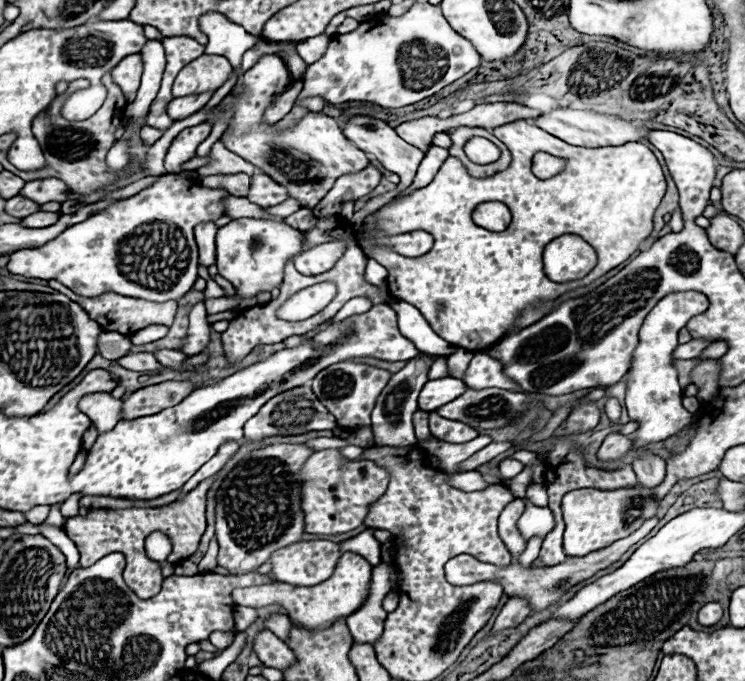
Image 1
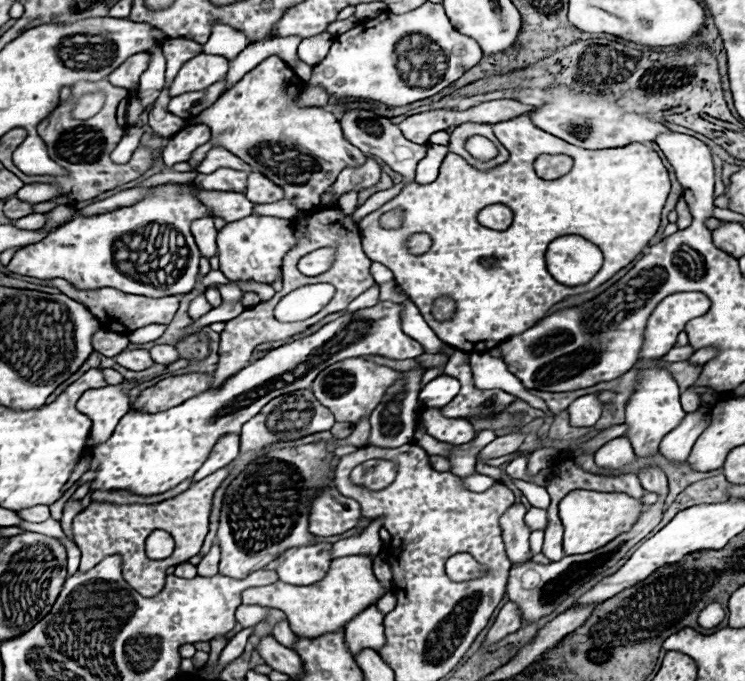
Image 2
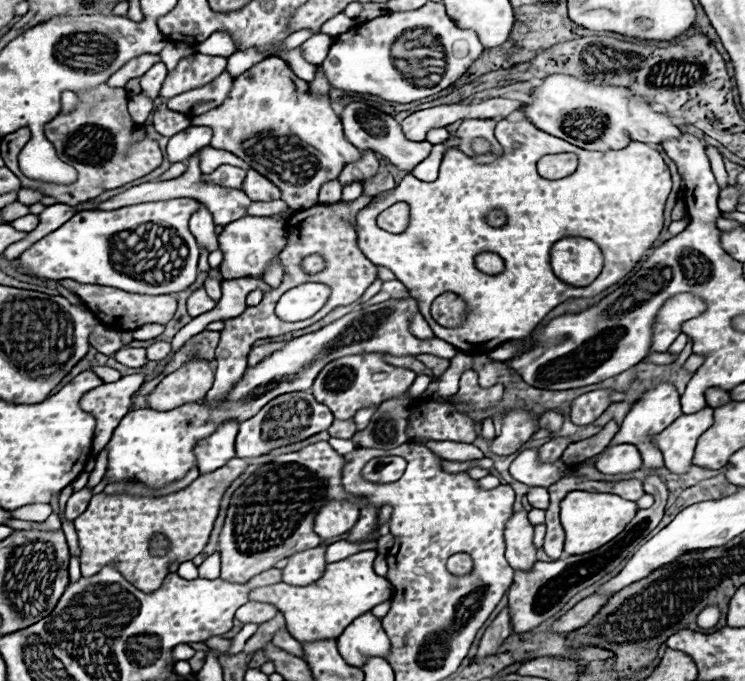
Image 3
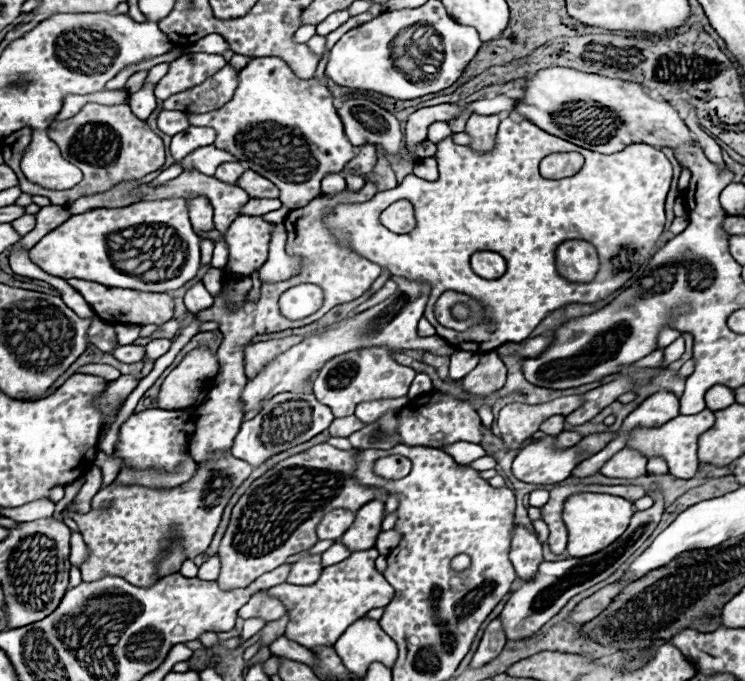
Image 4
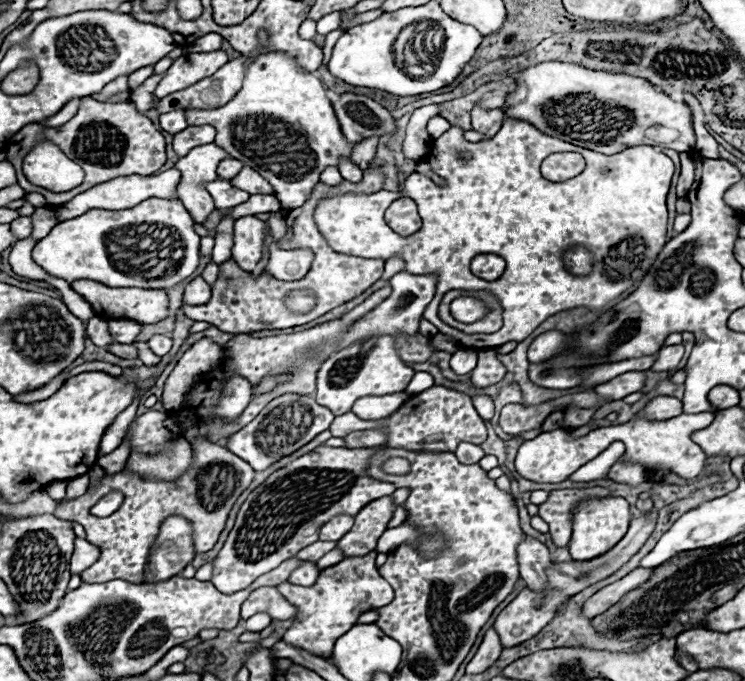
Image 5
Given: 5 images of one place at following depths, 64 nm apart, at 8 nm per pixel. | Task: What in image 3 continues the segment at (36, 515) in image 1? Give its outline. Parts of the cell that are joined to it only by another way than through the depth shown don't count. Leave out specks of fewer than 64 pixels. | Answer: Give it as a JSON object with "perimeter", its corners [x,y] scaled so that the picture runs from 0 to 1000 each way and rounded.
{"perimeter":[[[40,740],[40,743],[30,743],[30,746],[19,749],[16,761],[38,764],[38,767],[59,767],[67,755],[70,755],[67,740]]]}

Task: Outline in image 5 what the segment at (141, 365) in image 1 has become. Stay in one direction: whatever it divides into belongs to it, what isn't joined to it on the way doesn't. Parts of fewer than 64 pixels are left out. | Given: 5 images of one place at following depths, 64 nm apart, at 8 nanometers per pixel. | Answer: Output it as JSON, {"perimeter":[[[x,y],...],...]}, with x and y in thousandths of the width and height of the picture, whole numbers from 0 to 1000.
{"perimeter":[[[153,502],[153,505],[148,505],[145,517],[156,520],[158,526],[166,526],[166,529],[185,526],[185,511],[180,505],[158,505],[158,502]]]}

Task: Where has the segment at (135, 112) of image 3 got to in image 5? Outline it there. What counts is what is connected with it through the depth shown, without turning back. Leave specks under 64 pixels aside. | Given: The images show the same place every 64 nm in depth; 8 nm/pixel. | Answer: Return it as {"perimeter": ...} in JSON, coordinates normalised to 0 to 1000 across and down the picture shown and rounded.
{"perimeter":[[[201,112],[191,126],[185,126],[183,132],[177,132],[177,138],[174,138],[174,147],[183,153],[183,162],[188,164],[188,167],[196,167],[204,156],[207,156],[207,129],[212,126],[212,117],[215,117],[217,112]]]}

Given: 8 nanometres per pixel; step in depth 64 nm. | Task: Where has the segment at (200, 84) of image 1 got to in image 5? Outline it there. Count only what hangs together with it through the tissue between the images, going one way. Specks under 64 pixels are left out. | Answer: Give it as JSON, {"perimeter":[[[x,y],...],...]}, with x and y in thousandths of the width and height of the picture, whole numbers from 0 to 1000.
{"perimeter":[[[274,76],[274,79],[247,79],[239,88],[234,88],[234,94],[228,97],[228,103],[220,109],[220,115],[215,117],[215,123],[209,126],[209,144],[220,144],[231,135],[239,135],[244,129],[252,129],[279,112],[285,112],[293,100],[298,100],[306,91],[303,76]]]}

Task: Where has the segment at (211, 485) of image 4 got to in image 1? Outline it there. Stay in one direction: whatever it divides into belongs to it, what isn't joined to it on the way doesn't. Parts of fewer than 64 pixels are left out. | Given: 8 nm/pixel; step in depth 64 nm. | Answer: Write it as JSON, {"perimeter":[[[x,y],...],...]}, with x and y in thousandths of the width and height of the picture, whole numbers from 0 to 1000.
{"perimeter":[[[285,702],[274,705],[260,717],[255,725],[250,725],[247,734],[231,737],[217,746],[174,746],[174,749],[126,749],[118,752],[118,758],[102,758],[89,767],[89,784],[107,808],[107,831],[115,834],[134,822],[137,816],[145,816],[150,811],[161,811],[169,819],[166,834],[166,852],[172,863],[188,875],[201,878],[215,869],[217,863],[217,846],[215,846],[215,828],[209,822],[201,822],[193,811],[193,793],[204,781],[217,781],[231,796],[231,811],[226,814],[226,825],[236,828],[242,822],[250,822],[258,816],[266,805],[268,787],[277,775],[277,722],[285,711]]]}

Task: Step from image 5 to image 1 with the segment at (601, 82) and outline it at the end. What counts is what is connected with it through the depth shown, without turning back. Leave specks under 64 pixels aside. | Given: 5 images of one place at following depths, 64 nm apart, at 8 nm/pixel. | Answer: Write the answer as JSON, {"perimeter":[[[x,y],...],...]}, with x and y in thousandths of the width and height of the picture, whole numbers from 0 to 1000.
{"perimeter":[[[741,162],[725,173],[717,176],[717,182],[738,197],[744,197],[746,203],[768,211],[768,214],[824,214],[824,211],[838,211],[838,209],[854,209],[856,203],[867,203],[867,194],[872,194],[870,188],[854,188],[851,179],[840,179],[832,173],[821,173],[821,170],[805,170],[805,167],[781,167],[779,162]]]}

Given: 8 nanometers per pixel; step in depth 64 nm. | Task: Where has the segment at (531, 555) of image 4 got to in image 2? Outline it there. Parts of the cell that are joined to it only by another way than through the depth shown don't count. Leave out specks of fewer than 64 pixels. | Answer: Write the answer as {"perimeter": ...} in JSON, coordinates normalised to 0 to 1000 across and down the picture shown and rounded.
{"perimeter":[[[693,737],[671,761],[671,775],[674,775],[677,799],[679,799],[679,814],[682,814],[687,828],[706,825],[709,822],[706,816],[711,811],[711,799],[709,799],[711,778],[703,772],[703,755],[706,755],[703,740]]]}

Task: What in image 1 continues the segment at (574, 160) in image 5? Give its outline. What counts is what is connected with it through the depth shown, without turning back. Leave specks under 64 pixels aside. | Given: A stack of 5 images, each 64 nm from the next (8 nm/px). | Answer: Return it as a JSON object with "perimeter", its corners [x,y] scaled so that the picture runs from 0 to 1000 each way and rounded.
{"perimeter":[[[719,223],[719,235],[717,235],[717,256],[722,261],[738,261],[746,258],[749,250],[757,247],[757,235],[738,229],[733,223]]]}

